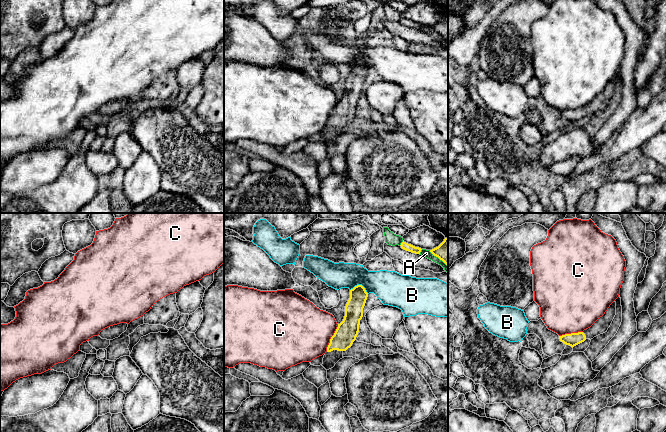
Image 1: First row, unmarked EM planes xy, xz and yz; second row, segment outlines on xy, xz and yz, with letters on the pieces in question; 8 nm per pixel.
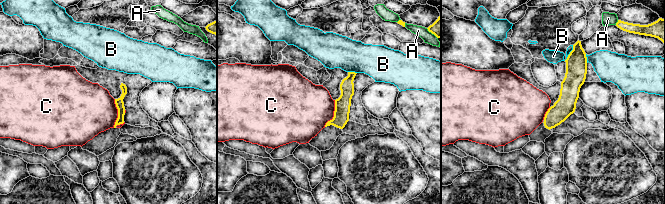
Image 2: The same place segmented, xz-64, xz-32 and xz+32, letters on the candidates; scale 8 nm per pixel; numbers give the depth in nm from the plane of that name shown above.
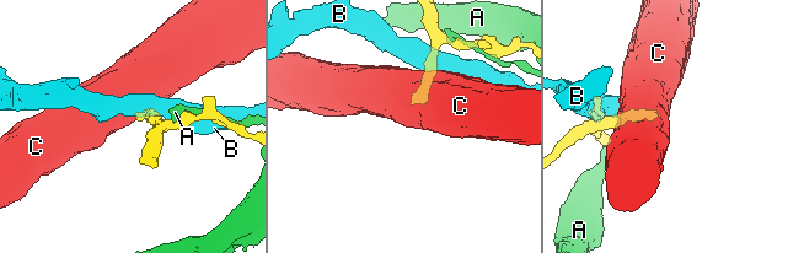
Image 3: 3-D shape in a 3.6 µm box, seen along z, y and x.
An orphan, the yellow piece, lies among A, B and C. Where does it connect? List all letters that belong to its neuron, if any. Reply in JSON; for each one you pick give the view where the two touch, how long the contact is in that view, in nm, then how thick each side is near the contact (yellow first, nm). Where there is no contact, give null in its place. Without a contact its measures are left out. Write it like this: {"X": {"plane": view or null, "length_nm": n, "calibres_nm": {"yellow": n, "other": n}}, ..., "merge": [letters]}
{"merge": []}

